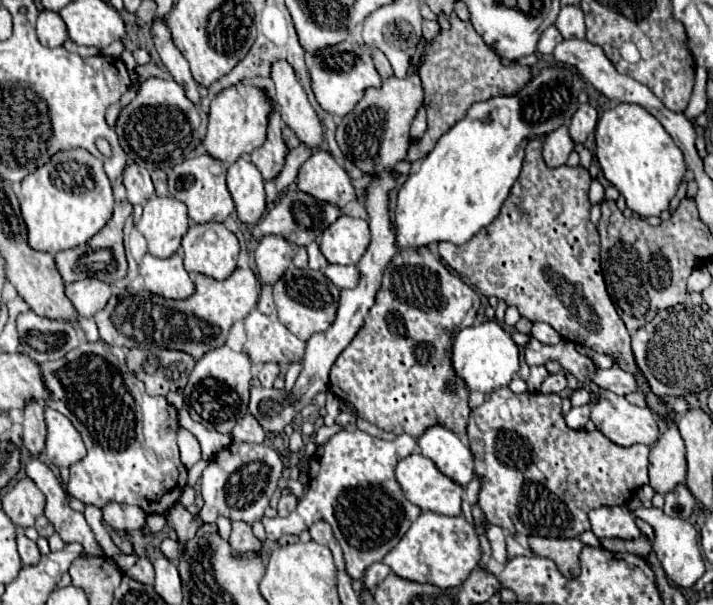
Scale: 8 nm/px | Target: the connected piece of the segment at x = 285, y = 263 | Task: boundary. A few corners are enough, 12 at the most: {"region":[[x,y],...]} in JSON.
{"region":[[268,235],[254,253],[262,285],[274,285],[294,247]]}

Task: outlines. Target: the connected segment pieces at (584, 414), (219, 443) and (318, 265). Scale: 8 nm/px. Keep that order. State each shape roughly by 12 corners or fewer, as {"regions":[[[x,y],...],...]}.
{"regions":[[[590,405],[572,407],[566,415],[570,429],[582,429]],[[184,409],[180,425],[200,441],[202,459],[212,459],[232,443],[230,433],[206,429]],[[318,243],[306,247],[308,267],[320,270],[328,264]]]}

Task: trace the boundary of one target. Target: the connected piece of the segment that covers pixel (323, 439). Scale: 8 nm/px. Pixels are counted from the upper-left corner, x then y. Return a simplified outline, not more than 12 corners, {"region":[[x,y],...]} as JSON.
{"region":[[340,425],[320,427],[314,435],[316,447],[328,443],[334,433],[342,431]]}

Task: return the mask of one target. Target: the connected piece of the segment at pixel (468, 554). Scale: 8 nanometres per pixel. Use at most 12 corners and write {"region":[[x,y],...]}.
{"region":[[420,513],[382,559],[400,579],[458,587],[478,567],[476,529]]}

